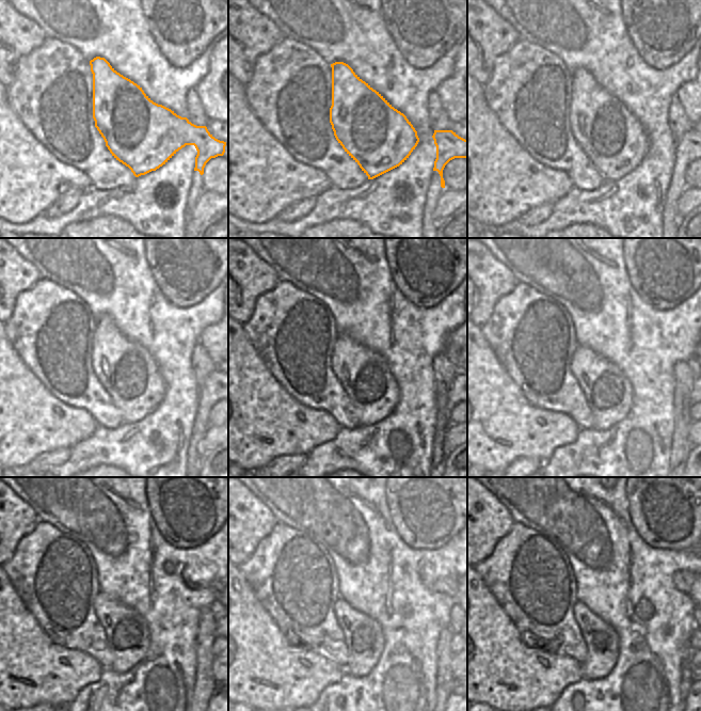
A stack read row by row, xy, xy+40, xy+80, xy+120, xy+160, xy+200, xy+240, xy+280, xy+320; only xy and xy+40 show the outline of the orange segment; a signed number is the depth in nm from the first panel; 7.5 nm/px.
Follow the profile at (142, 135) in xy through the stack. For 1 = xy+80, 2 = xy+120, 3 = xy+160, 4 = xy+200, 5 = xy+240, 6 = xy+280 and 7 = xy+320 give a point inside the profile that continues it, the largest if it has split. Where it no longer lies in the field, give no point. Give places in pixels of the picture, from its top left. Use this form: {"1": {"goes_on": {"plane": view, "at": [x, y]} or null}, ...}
{"1": {"goes_on": {"plane": "xy+80", "at": [611, 137]}}, "2": {"goes_on": {"plane": "xy+120", "at": [126, 369]}}, "3": {"goes_on": {"plane": "xy+160", "at": [365, 375]}}, "4": {"goes_on": {"plane": "xy+200", "at": [608, 392]}}, "5": {"goes_on": {"plane": "xy+240", "at": [127, 631]}}, "6": {"goes_on": {"plane": "xy+280", "at": [364, 637]}}, "7": {"goes_on": {"plane": "xy+320", "at": [602, 641]}}}

